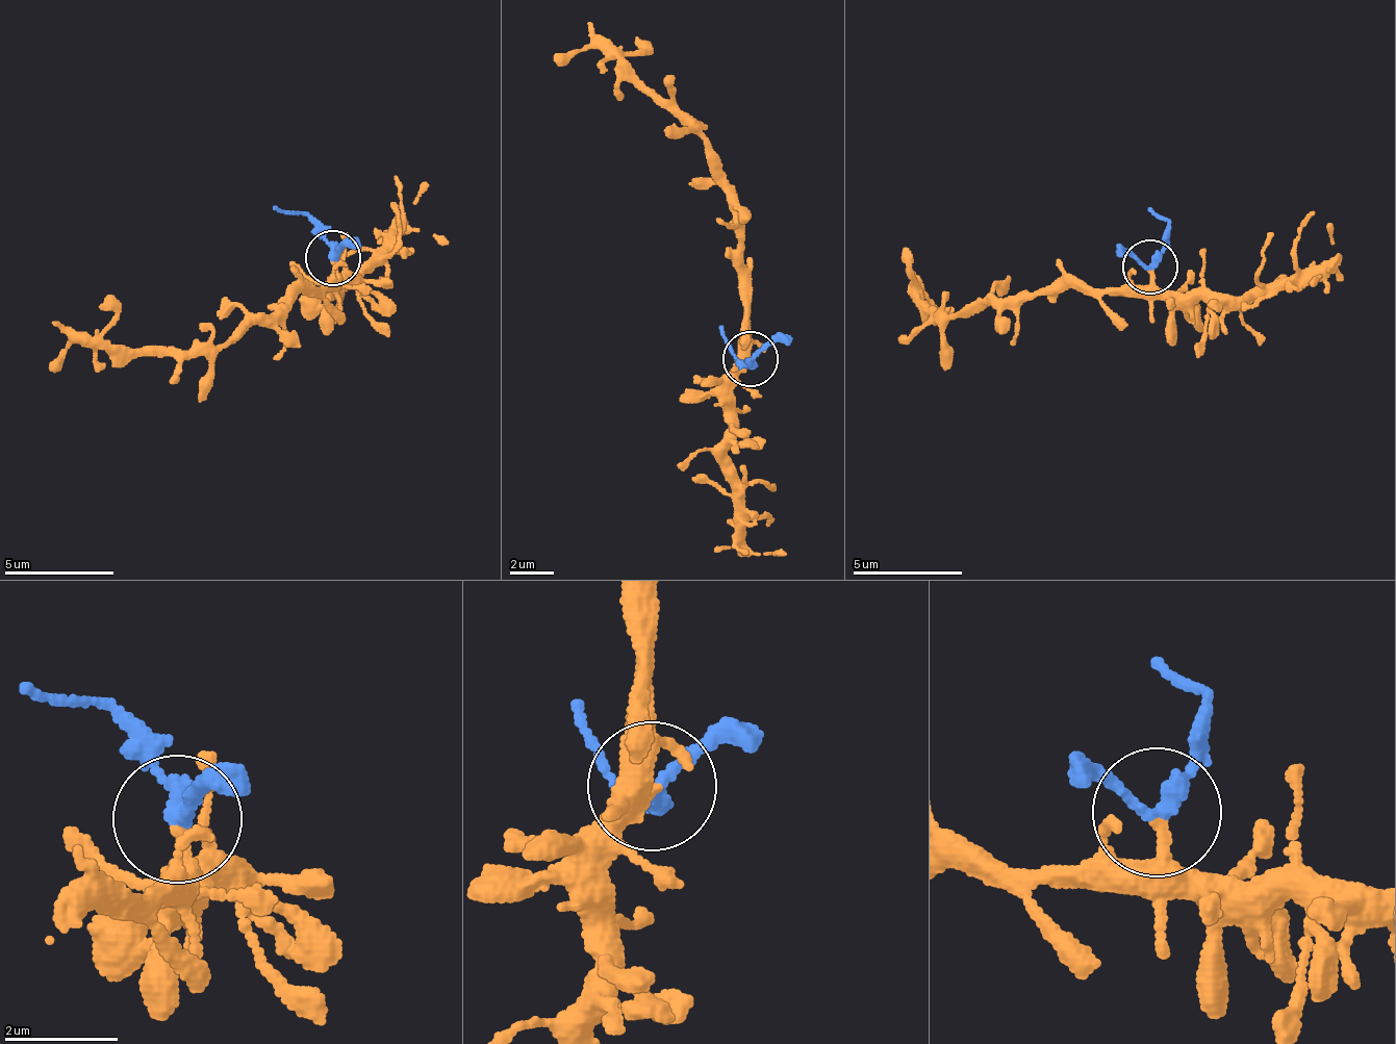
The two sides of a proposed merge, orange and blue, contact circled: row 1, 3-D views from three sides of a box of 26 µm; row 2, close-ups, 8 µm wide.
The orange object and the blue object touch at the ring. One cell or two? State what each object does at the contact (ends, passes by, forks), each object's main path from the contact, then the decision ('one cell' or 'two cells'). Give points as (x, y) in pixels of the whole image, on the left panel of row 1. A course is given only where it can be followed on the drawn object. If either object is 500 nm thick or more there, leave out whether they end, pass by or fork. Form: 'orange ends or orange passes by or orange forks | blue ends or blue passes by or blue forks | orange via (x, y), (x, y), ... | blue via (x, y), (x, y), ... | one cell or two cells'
orange ends | blue passes by | orange via (331, 259), (336, 276), (293, 294), (238, 331), (200, 350), (107, 352), (76, 341), (50, 372) | blue via (331, 259), (310, 219), (272, 205) | two cells

